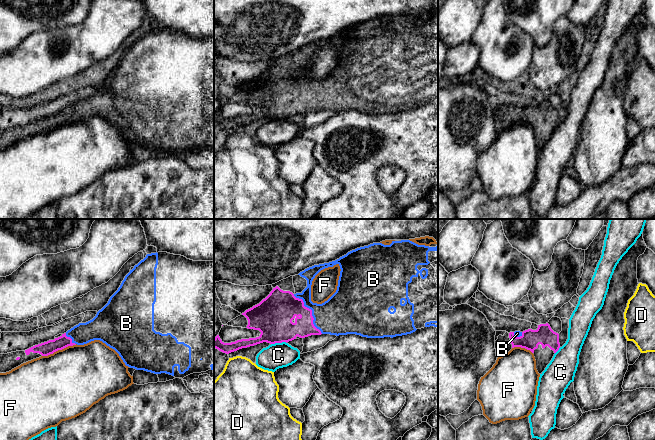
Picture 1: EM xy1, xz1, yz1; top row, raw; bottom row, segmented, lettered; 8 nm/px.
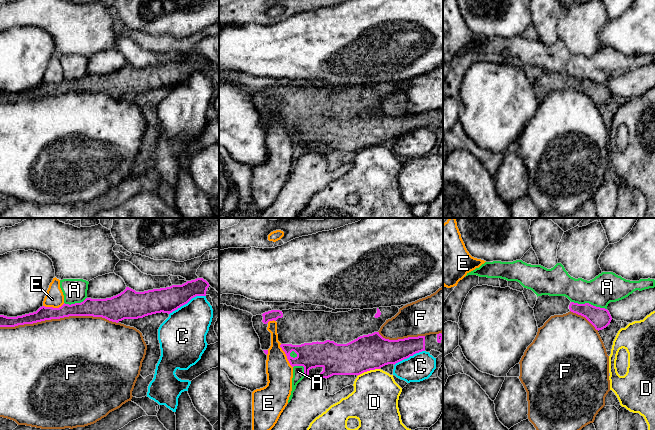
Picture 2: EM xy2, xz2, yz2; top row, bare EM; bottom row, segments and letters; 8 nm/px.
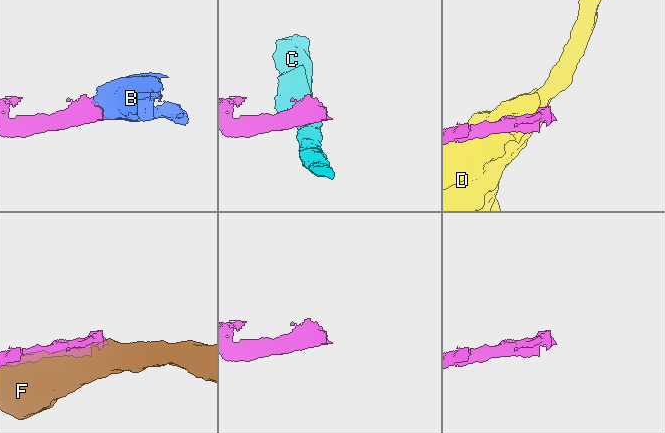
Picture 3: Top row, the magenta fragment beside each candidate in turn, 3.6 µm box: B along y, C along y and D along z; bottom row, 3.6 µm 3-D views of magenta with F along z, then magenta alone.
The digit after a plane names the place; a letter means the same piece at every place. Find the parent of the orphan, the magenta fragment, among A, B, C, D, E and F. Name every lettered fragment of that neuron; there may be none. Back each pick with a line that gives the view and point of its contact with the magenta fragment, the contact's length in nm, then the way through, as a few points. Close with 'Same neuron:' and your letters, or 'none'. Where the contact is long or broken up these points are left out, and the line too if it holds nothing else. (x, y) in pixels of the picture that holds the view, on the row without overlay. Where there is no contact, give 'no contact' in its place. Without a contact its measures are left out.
B: xz1 (311, 87) | 400 nm
Same neuron: B

